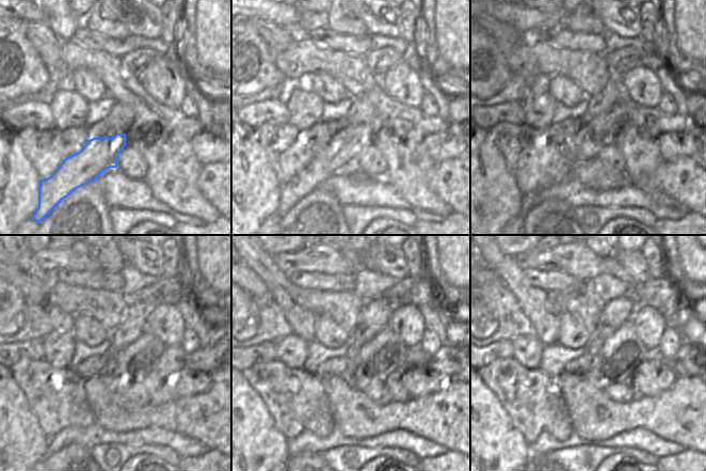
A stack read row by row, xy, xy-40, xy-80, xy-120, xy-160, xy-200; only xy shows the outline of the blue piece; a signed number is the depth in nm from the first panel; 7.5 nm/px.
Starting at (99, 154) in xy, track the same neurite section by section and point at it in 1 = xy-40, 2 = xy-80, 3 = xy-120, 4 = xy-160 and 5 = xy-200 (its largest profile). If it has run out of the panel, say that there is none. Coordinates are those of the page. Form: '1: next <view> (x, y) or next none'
1: next xy-40 (341, 153)
2: next xy-80 (596, 134)
3: next xy-120 (122, 370)
4: next xy-160 (385, 352)
5: next xy-200 (623, 351)

